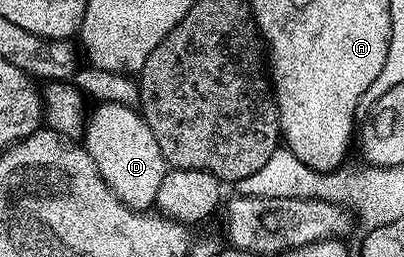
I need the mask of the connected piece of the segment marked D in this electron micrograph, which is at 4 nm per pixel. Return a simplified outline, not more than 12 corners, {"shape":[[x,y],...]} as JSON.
{"shape":[[99,102],[81,139],[130,210],[169,169],[142,114]]}

